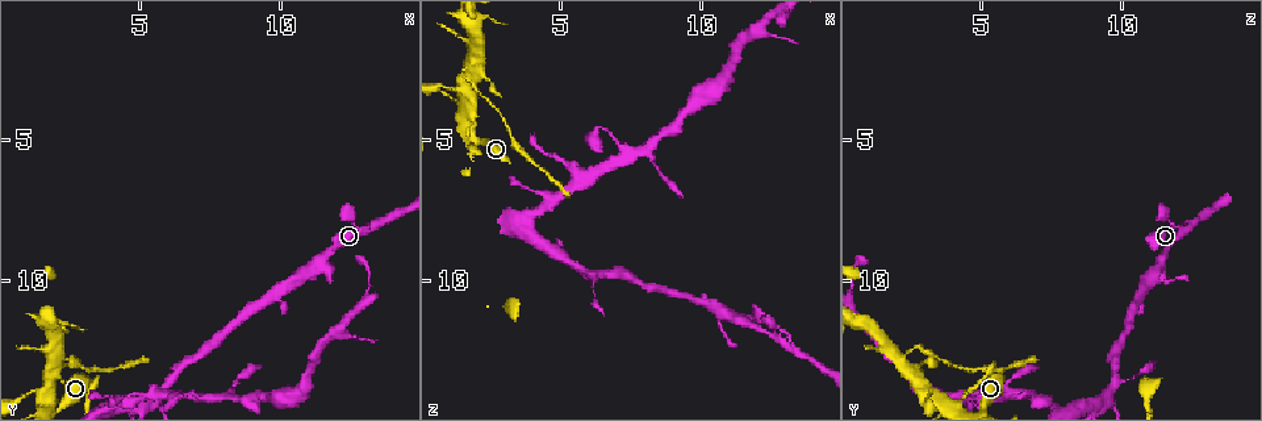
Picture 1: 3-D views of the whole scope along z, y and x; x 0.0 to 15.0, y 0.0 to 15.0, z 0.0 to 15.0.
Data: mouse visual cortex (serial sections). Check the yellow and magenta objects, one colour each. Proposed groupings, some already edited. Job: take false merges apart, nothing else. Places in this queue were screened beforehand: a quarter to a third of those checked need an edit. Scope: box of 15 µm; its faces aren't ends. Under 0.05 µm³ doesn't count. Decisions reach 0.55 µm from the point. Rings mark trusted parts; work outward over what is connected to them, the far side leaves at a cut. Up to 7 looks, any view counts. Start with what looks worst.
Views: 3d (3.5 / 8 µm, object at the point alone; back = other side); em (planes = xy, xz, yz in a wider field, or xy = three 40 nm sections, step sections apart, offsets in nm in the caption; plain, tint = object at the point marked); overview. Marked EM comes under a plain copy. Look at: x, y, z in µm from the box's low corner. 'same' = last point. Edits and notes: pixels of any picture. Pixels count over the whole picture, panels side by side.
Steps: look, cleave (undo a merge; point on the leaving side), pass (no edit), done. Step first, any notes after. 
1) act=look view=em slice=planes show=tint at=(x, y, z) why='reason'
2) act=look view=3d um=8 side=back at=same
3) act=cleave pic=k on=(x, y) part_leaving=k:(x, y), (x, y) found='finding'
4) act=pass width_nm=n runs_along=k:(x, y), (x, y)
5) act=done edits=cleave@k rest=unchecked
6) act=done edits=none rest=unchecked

act=look view=3d um=3.5 at=(1.9, 12.8, 2.1) why='four-way junction'

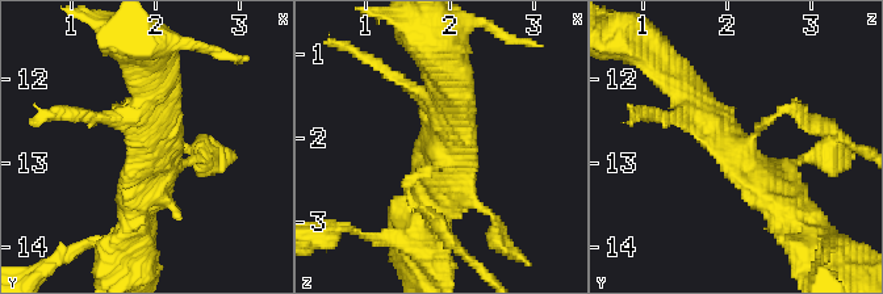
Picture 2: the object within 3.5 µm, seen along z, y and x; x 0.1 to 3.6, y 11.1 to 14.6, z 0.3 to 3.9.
act=look view=em slice=planes show=tint at=(1.95, 12.85, 2.20) arms=4 arm_widths_nm=100,300,300,400

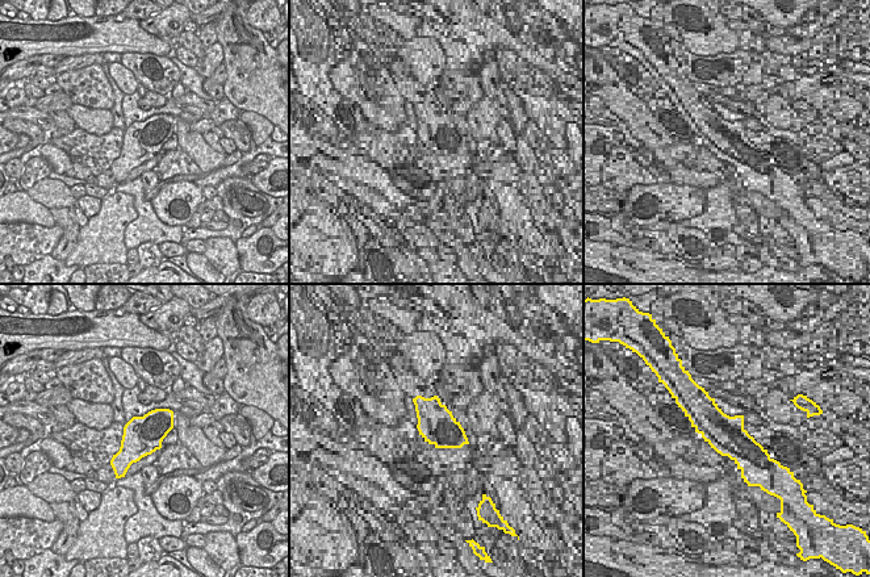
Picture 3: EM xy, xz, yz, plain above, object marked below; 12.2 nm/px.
act=cleave pic=2 on=(802, 121) width_nm=480 part_leaving=2:(758, 130), (782, 109), (796, 109), (842, 138) found='a second cell is stuck on'

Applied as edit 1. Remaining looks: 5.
act=look view=3d um=3.5 at=(5.7, 14.1, 9.5) why='branch point'

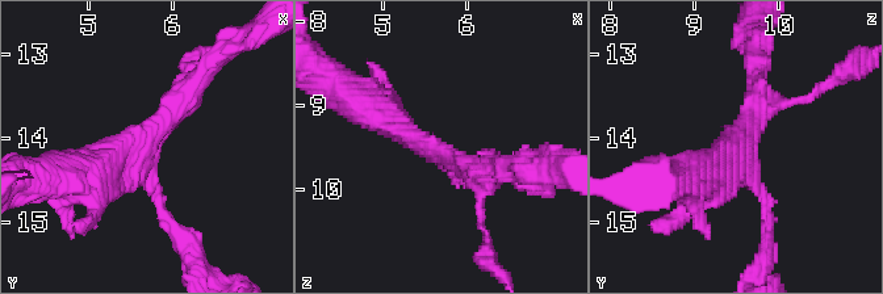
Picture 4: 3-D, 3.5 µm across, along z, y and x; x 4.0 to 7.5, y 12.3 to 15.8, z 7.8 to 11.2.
act=look view=em slice=xy step=2 show=tint at=(5.55, 14.10, 9.55) arms=3 arm_widths_nm=100,300,450

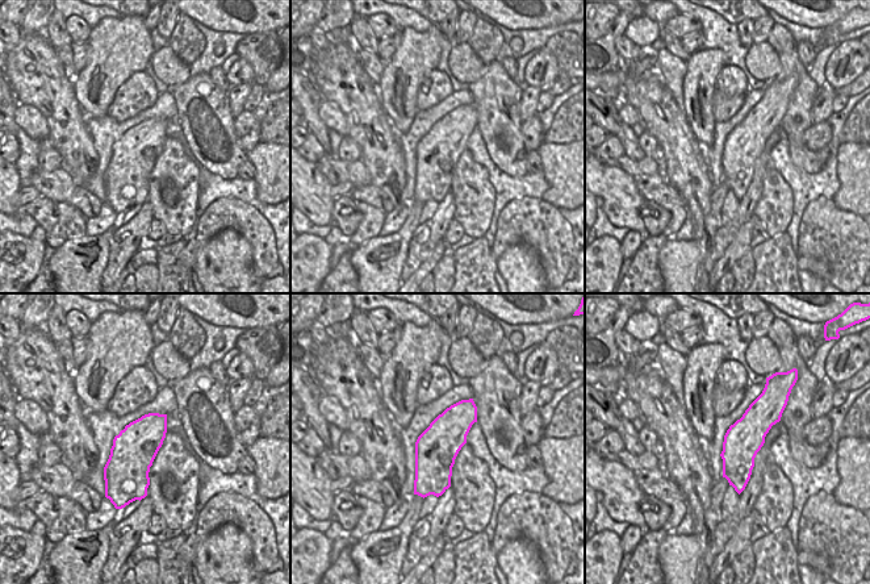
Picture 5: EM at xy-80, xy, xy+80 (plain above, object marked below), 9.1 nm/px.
act=look view=em slice=xy step=1 show=tint at=same why='cut it another way'

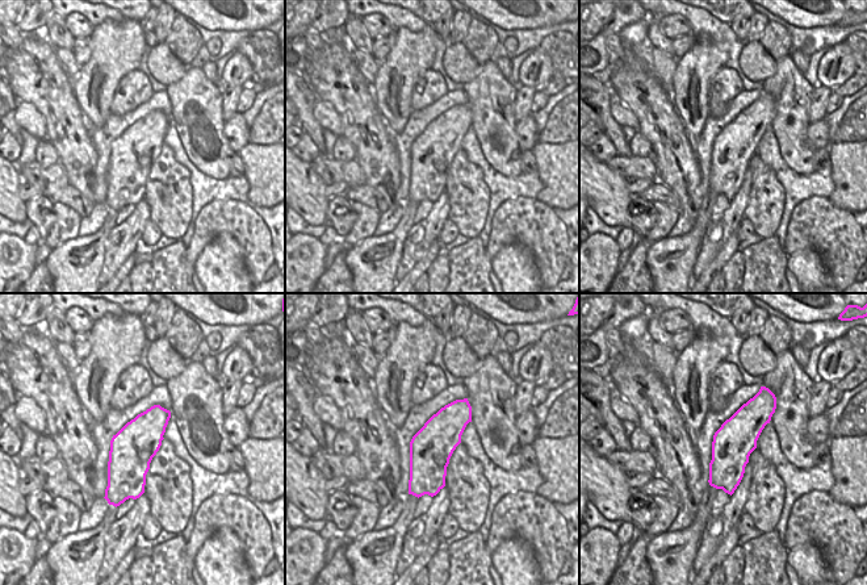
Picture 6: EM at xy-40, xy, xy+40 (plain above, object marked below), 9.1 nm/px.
act=pass runs_along=4:(199, 82), (146, 142), (68, 177) found='one cell here'

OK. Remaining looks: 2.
act=done edits=cleave@2 rest=unchecked

